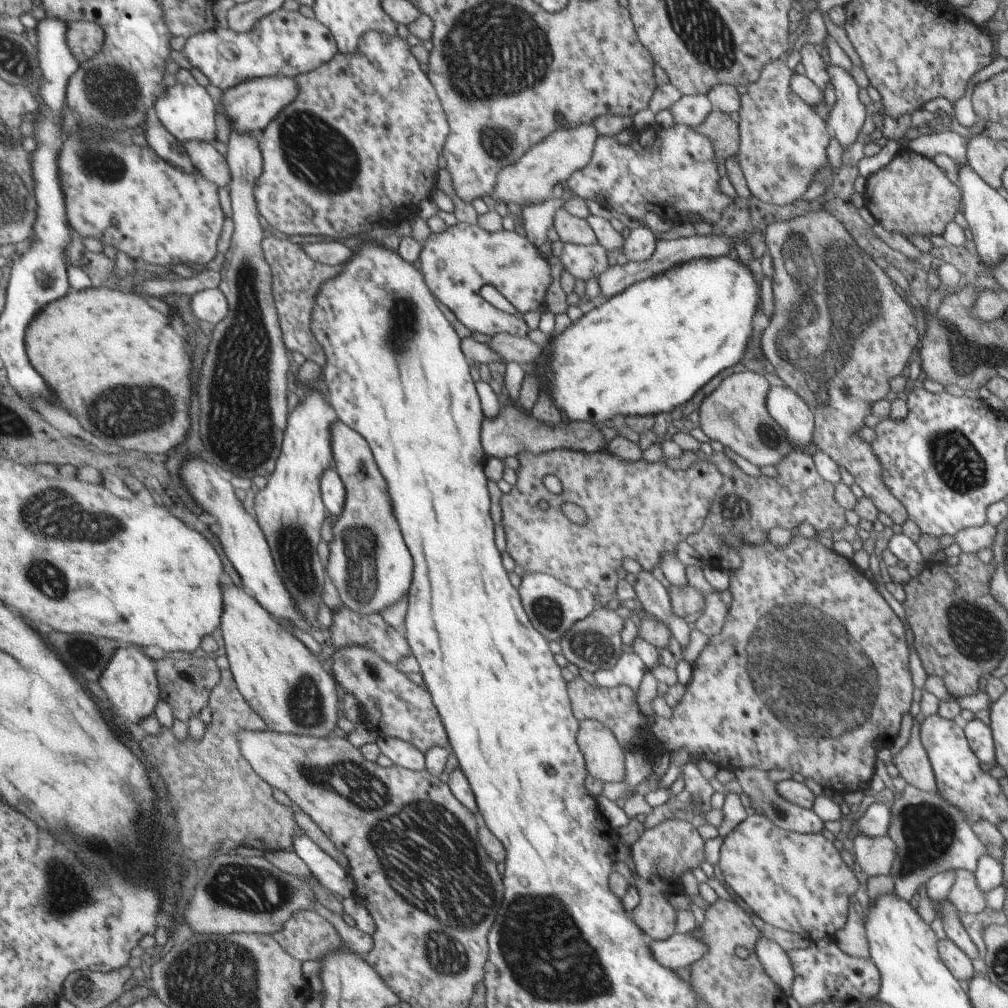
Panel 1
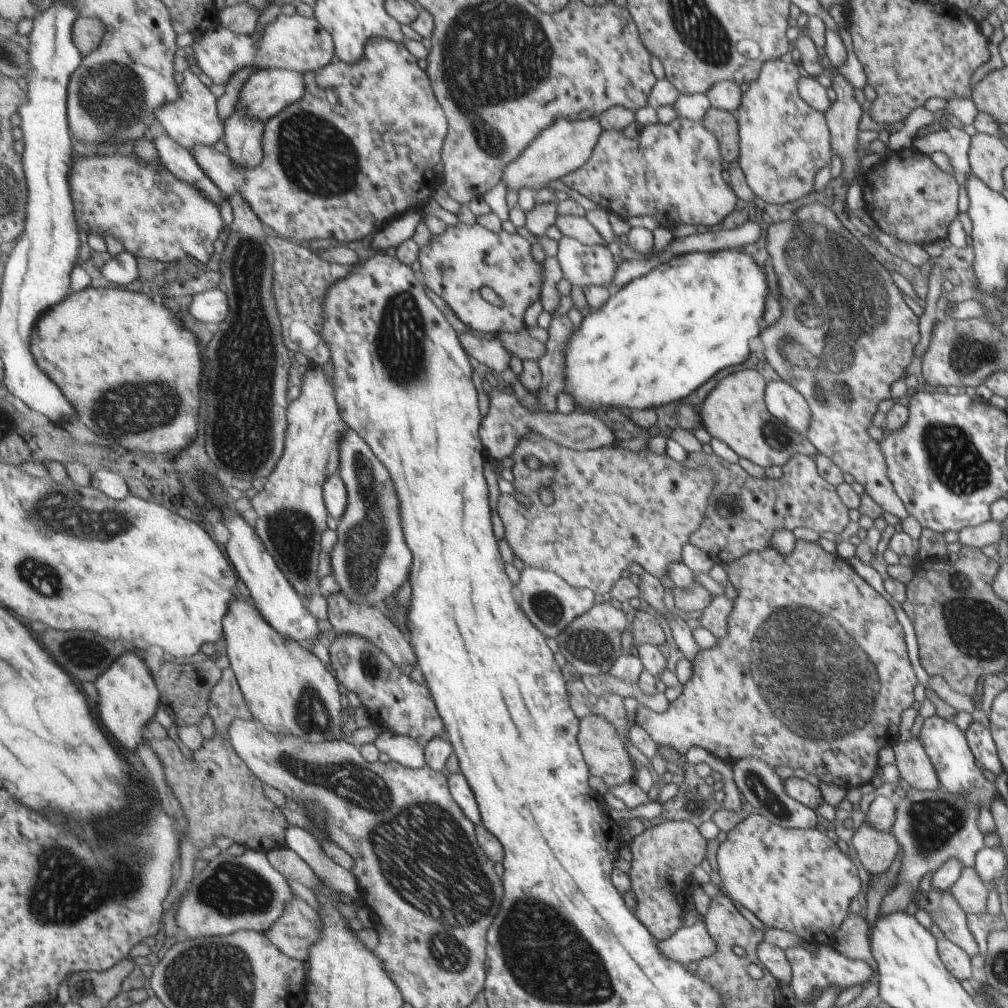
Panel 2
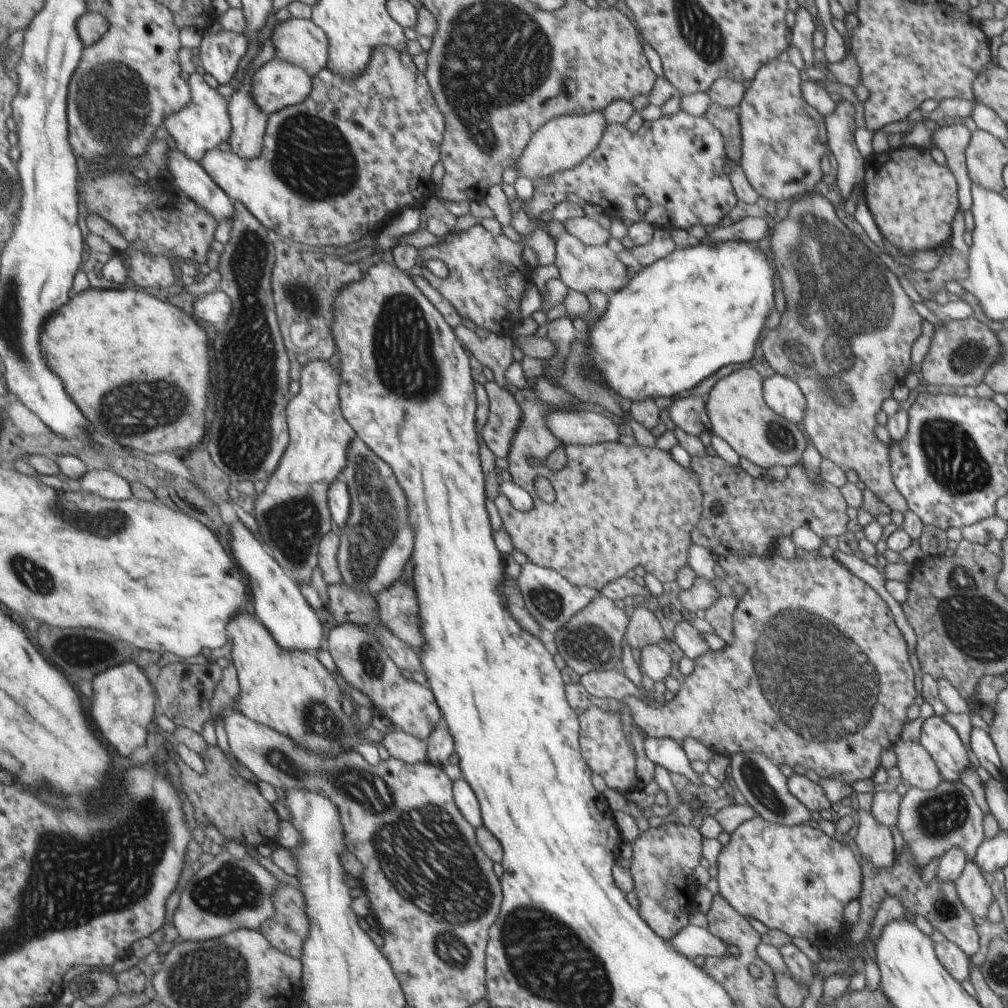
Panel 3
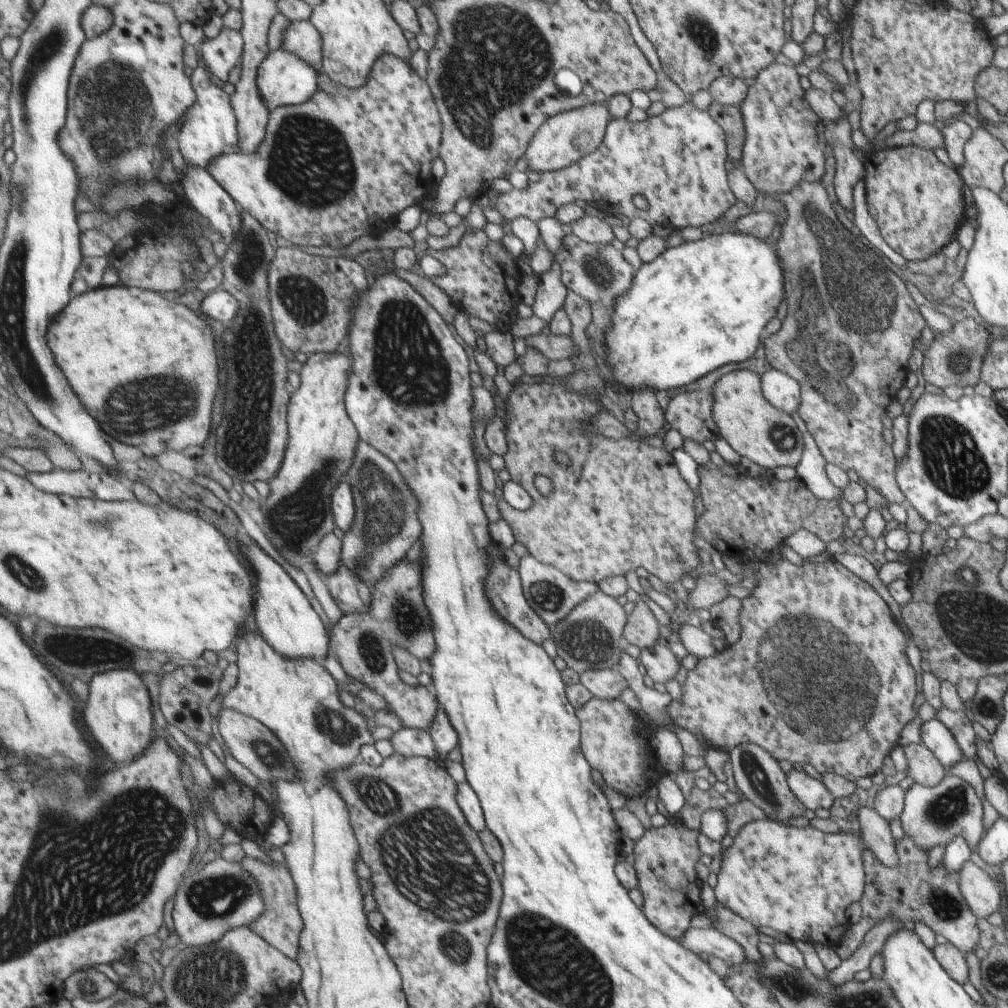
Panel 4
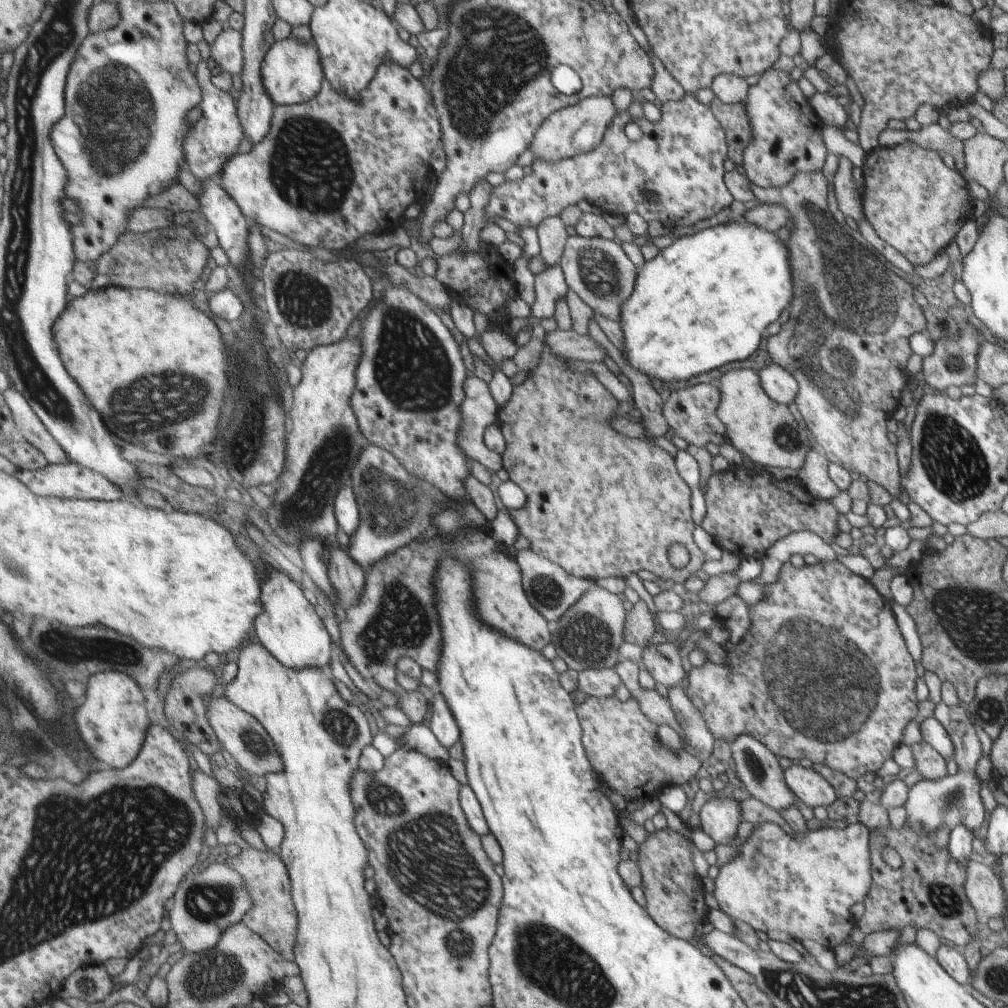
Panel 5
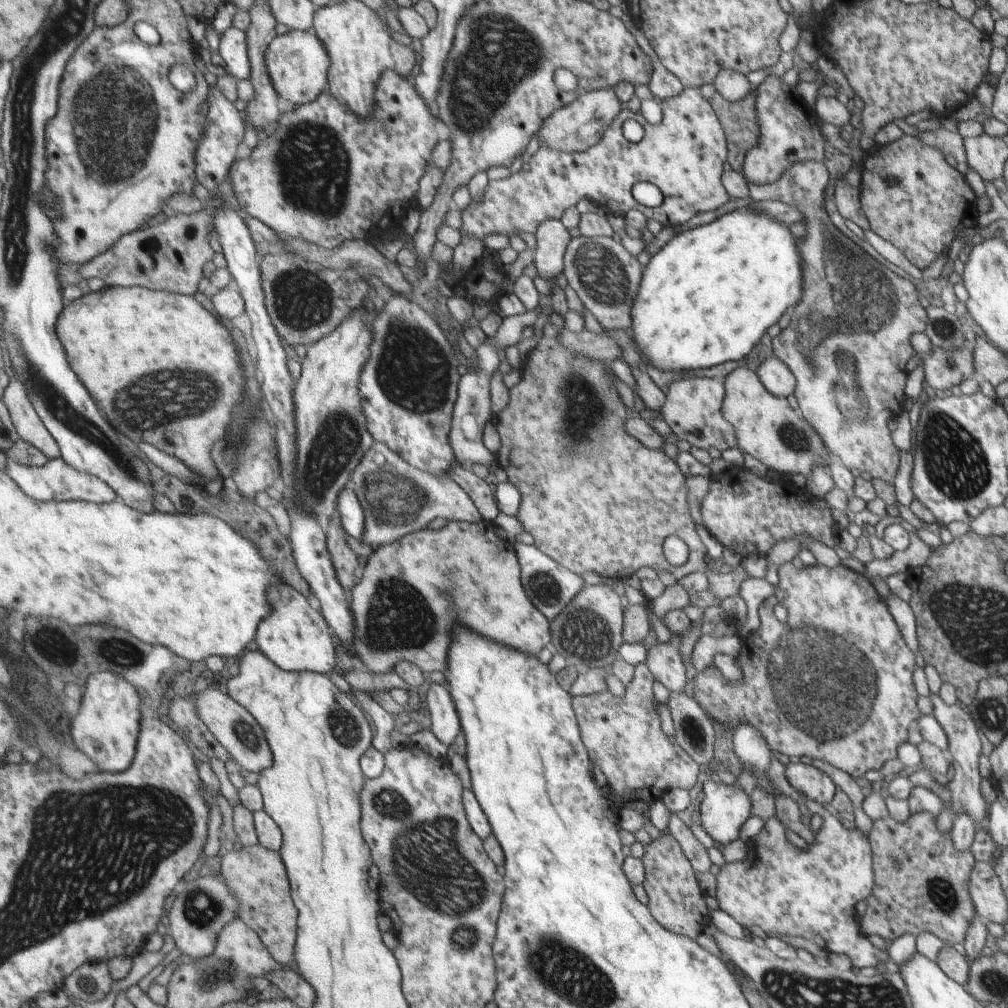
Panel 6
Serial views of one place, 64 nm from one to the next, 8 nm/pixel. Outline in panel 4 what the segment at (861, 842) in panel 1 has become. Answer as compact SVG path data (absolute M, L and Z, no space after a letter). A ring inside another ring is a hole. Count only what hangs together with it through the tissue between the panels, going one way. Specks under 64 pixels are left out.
M870 803L865 807L858 807L856 819L860 836L863 837L863 850L873 855L884 867L894 868L898 856L888 822L875 812Z

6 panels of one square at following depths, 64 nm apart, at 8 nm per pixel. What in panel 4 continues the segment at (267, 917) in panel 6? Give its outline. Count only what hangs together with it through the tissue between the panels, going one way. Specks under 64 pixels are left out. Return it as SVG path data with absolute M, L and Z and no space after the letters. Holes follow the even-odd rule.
M244 856L239 862L246 868L262 886L262 893L266 902L266 911L252 924L262 937L265 937L269 944L283 951L292 959L298 958L300 951L300 936L305 928L302 914L298 905L298 890L290 870L285 865L279 865L272 859L274 865L268 866L255 858Z

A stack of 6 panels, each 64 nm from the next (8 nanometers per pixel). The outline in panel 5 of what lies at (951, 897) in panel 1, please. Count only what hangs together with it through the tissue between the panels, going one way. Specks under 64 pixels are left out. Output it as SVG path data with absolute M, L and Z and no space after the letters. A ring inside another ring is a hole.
M967 861L964 892L971 904L976 919L987 922L988 918L999 918L1005 908L1005 898L995 874L975 861Z

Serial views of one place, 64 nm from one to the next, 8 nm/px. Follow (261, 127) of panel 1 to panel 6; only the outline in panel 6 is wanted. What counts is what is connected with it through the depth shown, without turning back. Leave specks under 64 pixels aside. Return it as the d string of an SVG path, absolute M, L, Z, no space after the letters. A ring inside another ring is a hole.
M314 30L291 31L278 36L267 49L266 63L275 90L287 102L297 105L310 103L316 101L319 95L328 89L331 57L328 55L327 46Z

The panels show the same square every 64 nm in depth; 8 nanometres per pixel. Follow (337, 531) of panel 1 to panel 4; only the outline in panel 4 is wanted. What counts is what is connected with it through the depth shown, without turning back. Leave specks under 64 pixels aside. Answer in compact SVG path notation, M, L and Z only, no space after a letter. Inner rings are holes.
M363 441L356 444L355 456L348 468L346 481L352 491L356 512L352 526L344 532L342 538L342 562L353 576L358 577L371 590L371 587L379 579L392 571L395 564L405 556L405 552L419 538L419 524L413 514L417 504L415 504L415 498L411 496L411 492L407 490L407 486L403 484L401 476L397 474L395 466L385 456L381 456L379 450L371 448Z

